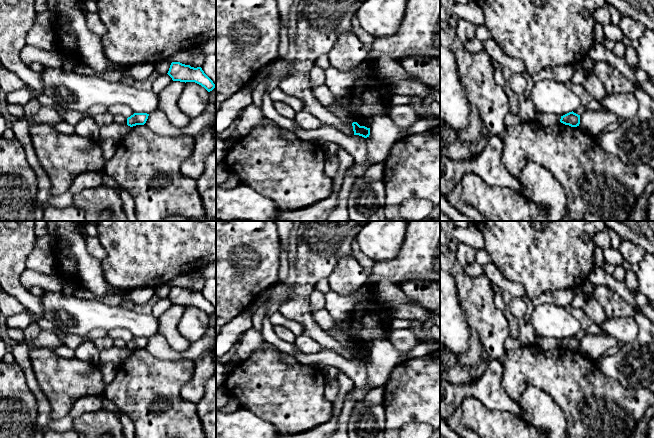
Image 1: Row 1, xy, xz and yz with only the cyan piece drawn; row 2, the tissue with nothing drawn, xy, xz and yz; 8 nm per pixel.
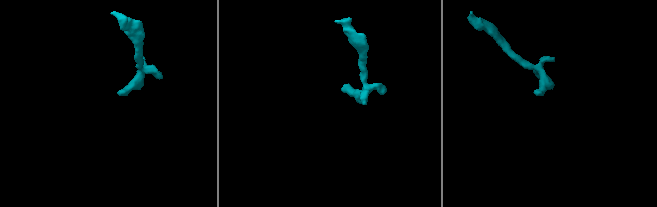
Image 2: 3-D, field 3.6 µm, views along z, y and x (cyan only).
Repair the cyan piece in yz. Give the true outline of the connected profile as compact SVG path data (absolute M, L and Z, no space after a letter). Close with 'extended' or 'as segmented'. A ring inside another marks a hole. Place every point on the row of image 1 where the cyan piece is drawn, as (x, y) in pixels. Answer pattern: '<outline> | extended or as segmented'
M573 111L569 112L561 116L560 122L571 127L577 127L580 124L580 115L574 113Z | as segmented

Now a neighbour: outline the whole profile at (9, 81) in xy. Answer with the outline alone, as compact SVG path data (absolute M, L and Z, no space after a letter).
M0 62L0 88L6 93L26 88L31 91L31 99L38 99L40 93L28 87L15 73L7 70Z

